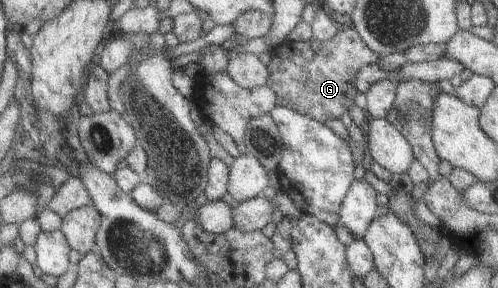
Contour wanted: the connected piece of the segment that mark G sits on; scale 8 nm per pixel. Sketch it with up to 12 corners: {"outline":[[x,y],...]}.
{"outline":[[352,25],[323,43],[276,46],[266,85],[277,105],[323,124],[358,93],[379,55]]}

